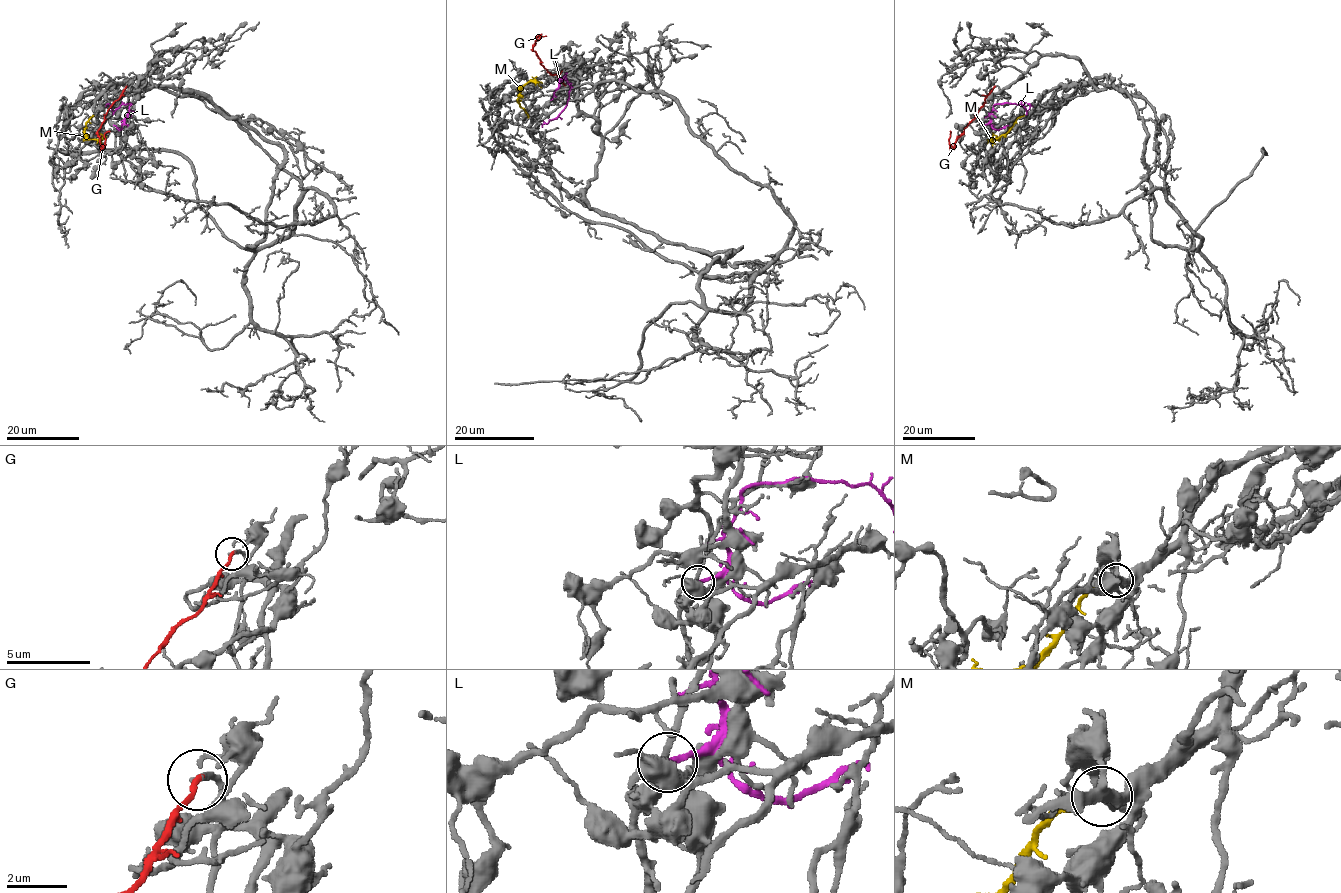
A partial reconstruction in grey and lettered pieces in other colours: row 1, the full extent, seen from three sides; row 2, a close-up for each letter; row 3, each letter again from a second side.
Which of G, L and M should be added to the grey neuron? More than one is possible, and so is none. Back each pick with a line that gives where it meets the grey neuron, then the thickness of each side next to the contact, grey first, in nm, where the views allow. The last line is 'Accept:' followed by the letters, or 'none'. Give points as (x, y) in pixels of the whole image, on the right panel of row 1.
G: (994, 86) | 160/190 nm
Accept: G

